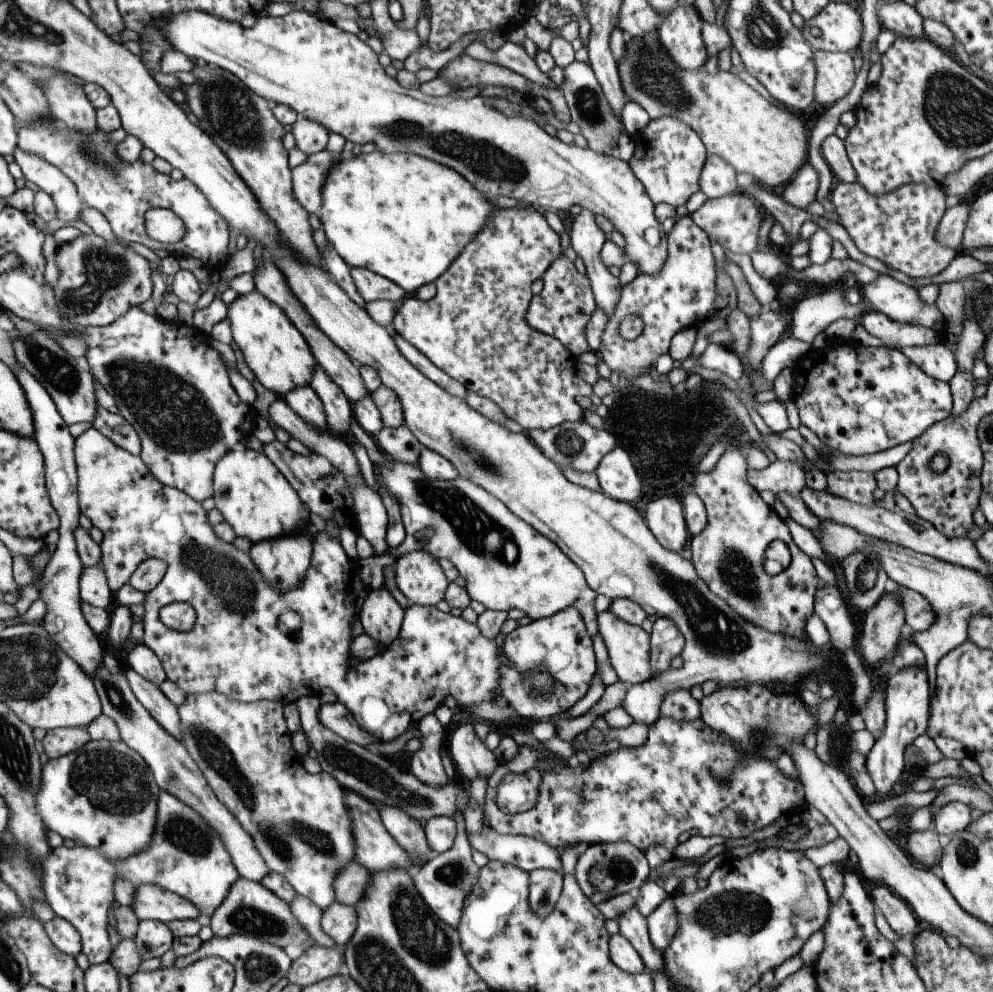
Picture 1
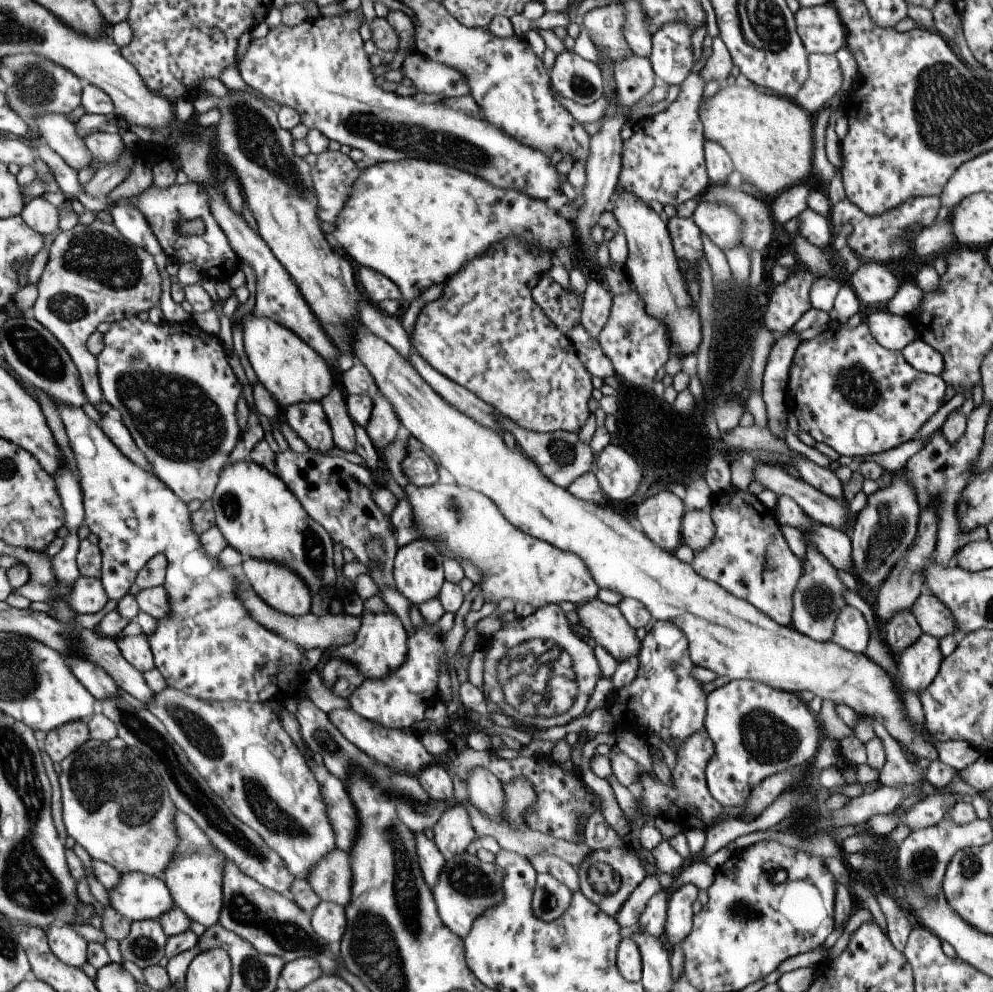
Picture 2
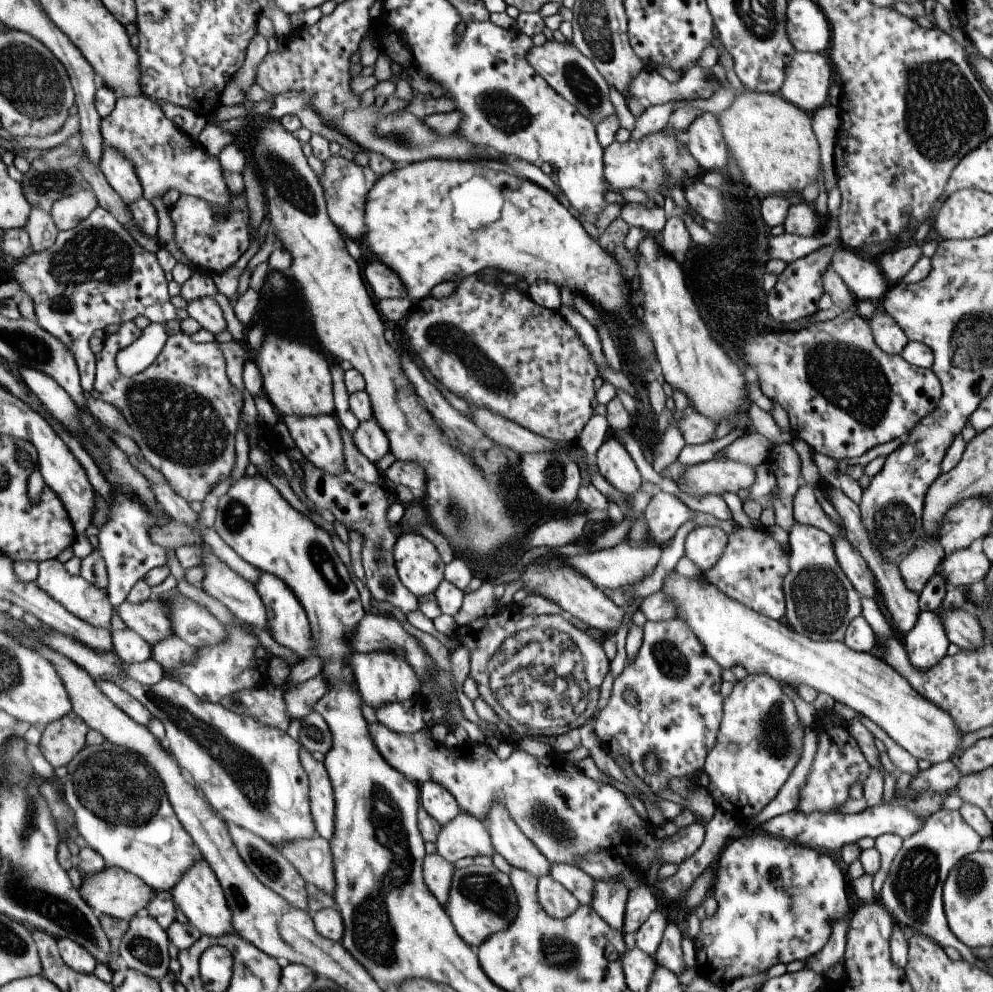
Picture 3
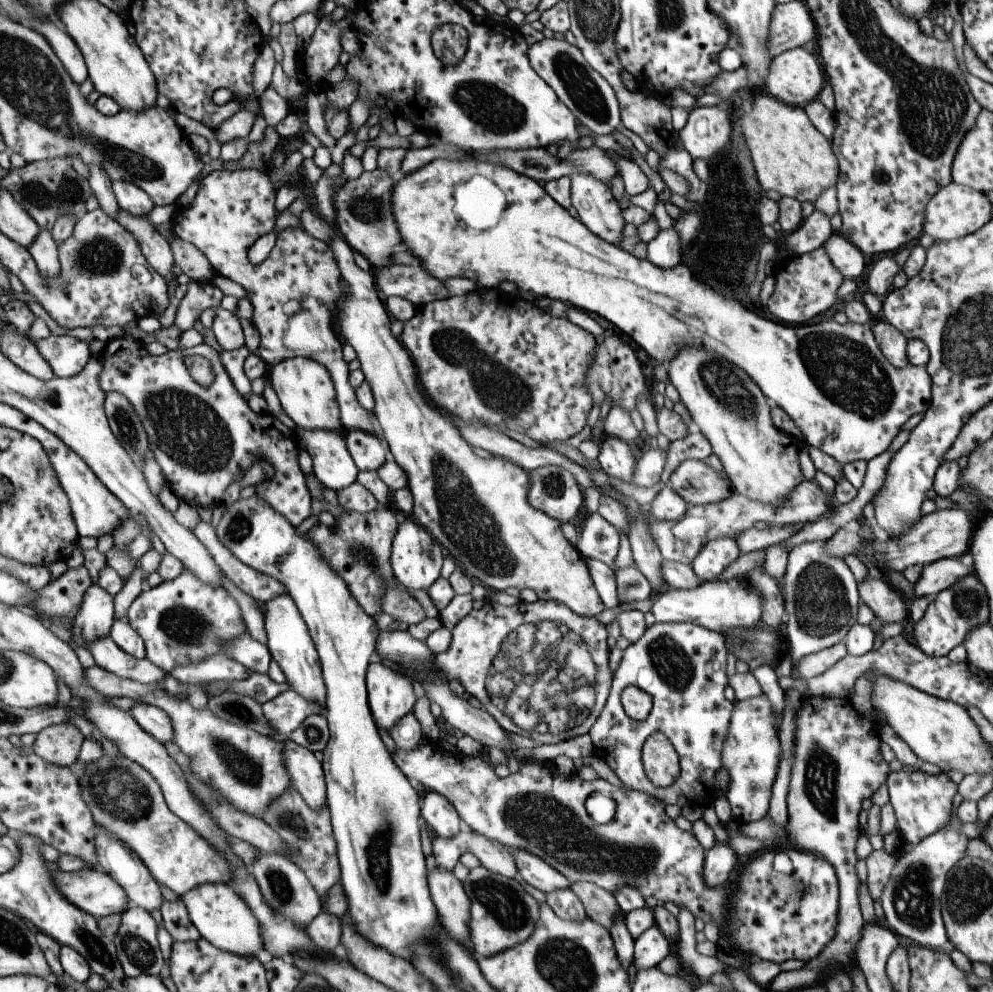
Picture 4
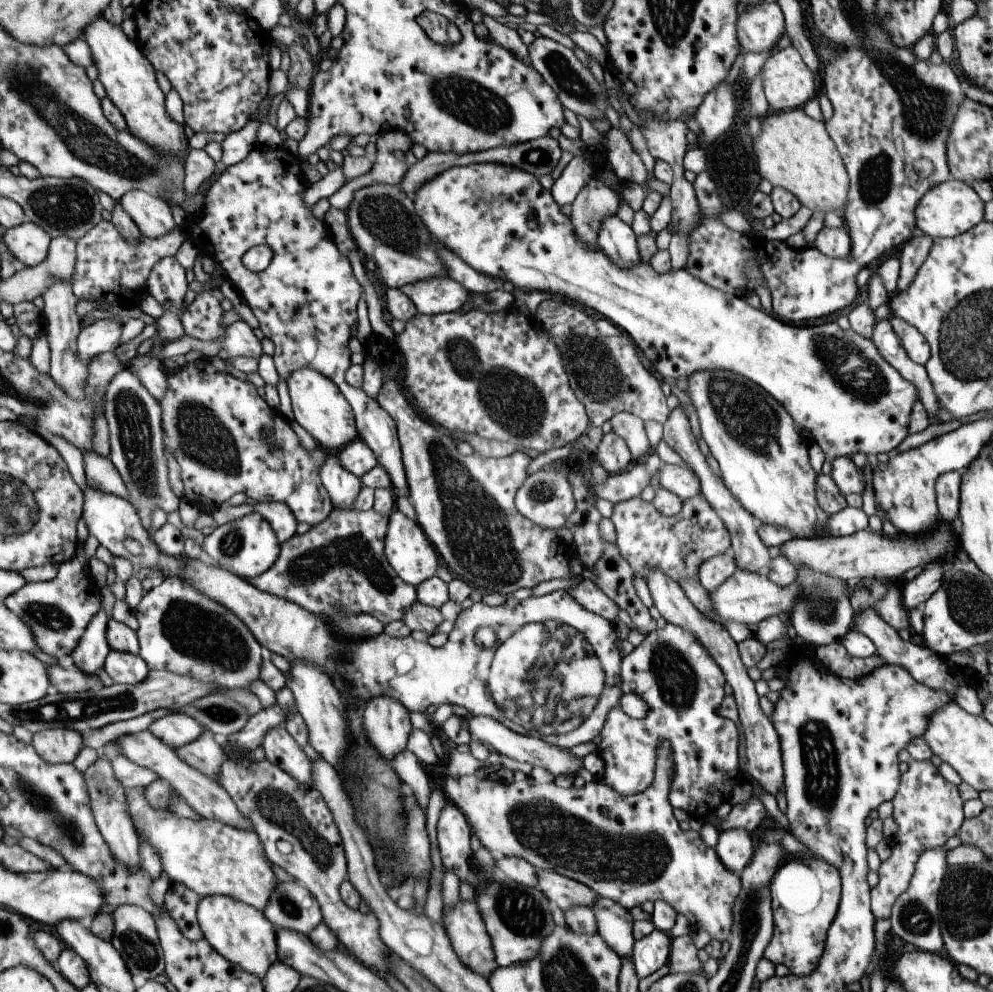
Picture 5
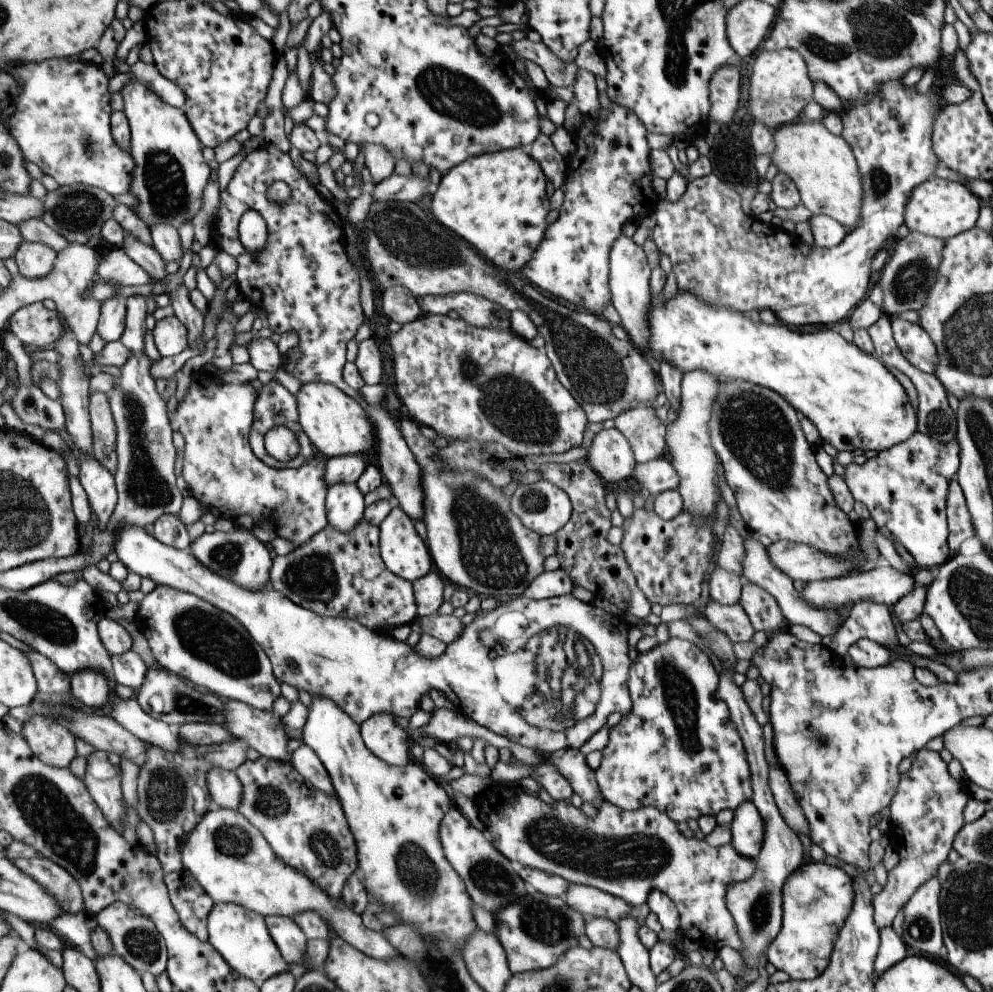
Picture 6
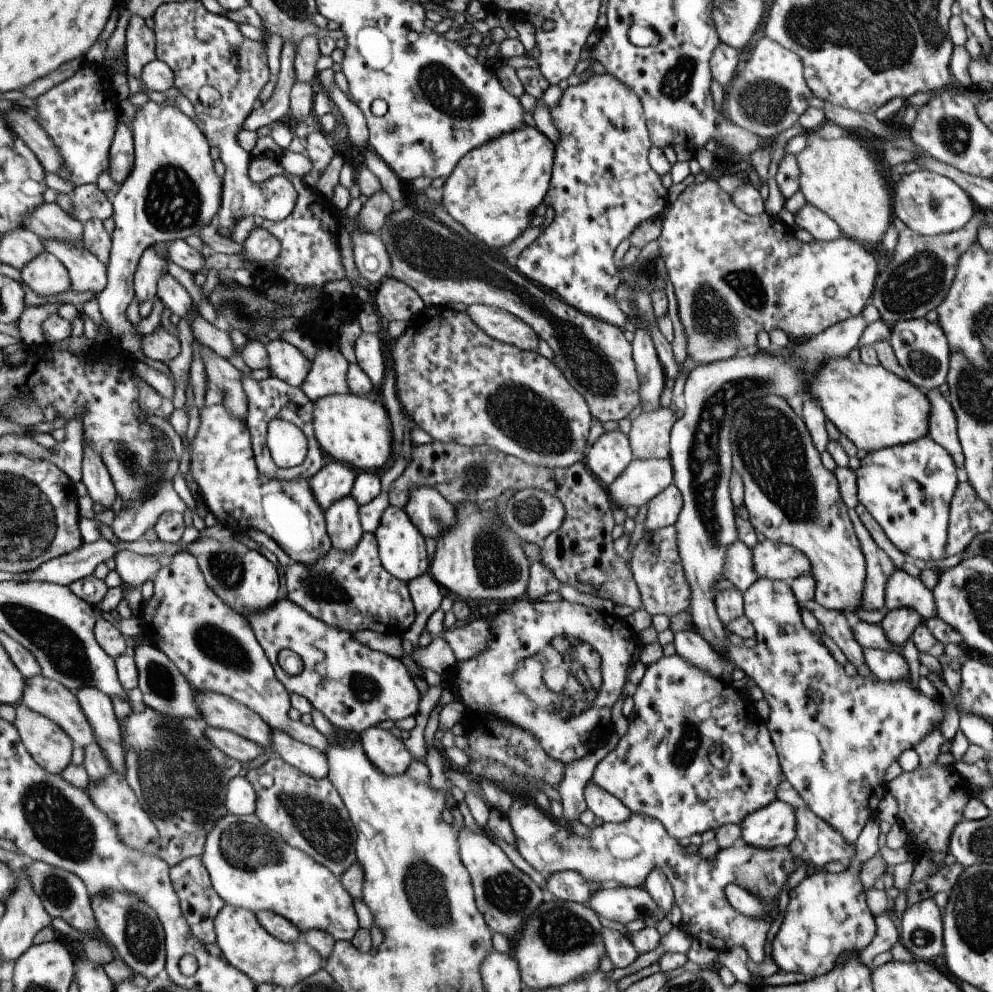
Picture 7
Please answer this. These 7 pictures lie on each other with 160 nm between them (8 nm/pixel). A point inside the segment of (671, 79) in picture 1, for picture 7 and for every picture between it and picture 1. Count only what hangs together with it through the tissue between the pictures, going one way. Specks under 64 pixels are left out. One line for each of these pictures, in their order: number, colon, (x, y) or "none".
2: (768, 138)
3: (771, 142)
4: (789, 156)
5: (794, 152)
6: (821, 165)
7: (838, 176)

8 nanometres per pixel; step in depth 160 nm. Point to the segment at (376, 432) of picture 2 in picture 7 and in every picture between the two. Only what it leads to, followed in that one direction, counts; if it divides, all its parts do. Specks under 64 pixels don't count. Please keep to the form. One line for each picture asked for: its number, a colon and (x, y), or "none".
3: (369, 439)
4: (366, 450)
5: (355, 457)
6: (343, 469)
7: (332, 482)

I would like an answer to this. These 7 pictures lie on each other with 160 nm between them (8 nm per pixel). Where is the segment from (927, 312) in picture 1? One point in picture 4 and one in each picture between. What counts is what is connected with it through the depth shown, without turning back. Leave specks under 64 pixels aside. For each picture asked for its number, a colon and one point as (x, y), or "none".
2: (872, 282)
3: (863, 279)
4: (843, 255)

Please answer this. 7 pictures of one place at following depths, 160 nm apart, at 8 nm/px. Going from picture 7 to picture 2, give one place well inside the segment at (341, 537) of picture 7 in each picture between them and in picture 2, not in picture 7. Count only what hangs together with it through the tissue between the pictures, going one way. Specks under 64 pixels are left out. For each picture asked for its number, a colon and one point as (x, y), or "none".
2: (307, 420)
3: (317, 438)
4: (332, 465)
5: (341, 486)
6: (343, 503)

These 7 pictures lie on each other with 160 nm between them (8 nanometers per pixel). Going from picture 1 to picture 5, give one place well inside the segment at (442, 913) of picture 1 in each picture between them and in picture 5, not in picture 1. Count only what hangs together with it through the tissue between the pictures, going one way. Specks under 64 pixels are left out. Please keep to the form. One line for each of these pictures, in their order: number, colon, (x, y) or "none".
2: (467, 888)
3: (480, 901)
4: (502, 914)
5: (516, 917)

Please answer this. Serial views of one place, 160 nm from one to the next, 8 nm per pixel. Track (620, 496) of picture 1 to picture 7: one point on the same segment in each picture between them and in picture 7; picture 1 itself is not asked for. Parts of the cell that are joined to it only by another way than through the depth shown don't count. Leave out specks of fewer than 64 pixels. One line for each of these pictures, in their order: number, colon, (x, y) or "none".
2: (618, 474)
3: (614, 464)
4: (614, 459)
5: (612, 454)
6: (609, 455)
7: (606, 458)

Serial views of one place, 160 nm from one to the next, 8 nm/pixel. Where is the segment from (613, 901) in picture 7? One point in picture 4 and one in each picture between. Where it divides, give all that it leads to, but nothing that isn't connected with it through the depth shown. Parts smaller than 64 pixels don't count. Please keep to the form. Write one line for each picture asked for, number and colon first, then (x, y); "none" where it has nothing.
4: (537, 873)
5: (565, 893)
6: (591, 902)

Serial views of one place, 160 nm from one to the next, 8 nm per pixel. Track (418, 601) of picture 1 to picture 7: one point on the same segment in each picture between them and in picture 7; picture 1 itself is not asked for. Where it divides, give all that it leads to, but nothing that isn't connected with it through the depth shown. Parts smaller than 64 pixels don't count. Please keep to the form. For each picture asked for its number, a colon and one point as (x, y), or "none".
2: (417, 571)
3: (417, 564)
4: (415, 558)
5: (407, 550)
6: (402, 551)
7: (401, 551)

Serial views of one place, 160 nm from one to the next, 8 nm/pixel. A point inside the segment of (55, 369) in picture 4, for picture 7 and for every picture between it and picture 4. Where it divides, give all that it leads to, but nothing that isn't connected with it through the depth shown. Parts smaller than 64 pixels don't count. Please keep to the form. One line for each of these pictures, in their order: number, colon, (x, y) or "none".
5: (102, 335)
6: (111, 322)
7: (171, 192)

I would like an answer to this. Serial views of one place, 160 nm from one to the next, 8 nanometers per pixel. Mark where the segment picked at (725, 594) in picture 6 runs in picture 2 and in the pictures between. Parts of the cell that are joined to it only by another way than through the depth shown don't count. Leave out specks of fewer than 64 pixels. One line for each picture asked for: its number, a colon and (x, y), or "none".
2: (696, 530)
3: (703, 545)
4: (714, 557)
5: (712, 572)

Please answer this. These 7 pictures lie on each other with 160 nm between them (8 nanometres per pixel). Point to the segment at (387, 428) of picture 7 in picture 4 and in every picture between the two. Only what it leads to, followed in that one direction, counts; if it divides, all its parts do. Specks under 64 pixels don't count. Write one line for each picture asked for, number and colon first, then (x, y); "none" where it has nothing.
4: (305, 391)
5: (318, 406)
6: (336, 425)

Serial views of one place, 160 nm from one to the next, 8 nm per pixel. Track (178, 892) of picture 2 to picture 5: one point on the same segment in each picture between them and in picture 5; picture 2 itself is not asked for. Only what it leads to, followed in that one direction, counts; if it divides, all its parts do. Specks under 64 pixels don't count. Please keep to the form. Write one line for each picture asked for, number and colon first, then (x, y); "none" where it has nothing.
3: (198, 896)
4: (221, 917)
5: (242, 935)

